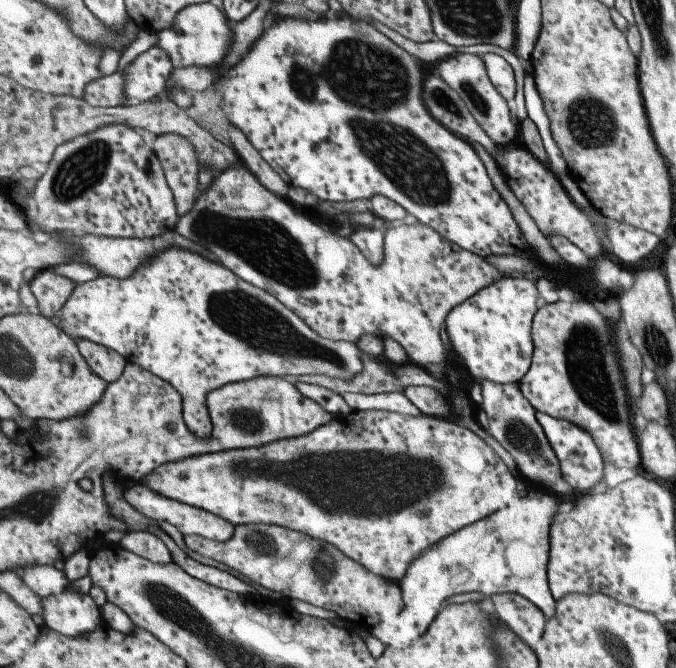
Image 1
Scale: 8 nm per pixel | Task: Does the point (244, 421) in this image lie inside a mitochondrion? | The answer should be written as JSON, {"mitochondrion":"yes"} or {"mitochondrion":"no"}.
{"mitochondrion":"yes"}

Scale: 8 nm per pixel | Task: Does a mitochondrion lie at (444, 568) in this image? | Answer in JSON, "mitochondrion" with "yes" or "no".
{"mitochondrion":"yes"}

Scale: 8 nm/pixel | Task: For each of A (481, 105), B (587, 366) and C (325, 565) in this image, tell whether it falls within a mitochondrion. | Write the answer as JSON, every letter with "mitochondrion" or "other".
{"A":"mitochondrion","B":"mitochondrion","C":"mitochondrion"}

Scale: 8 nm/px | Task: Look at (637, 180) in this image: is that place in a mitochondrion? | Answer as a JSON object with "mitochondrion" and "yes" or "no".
{"mitochondrion":"no"}

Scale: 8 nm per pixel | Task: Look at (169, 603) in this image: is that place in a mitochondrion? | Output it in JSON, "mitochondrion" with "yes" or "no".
{"mitochondrion":"yes"}

